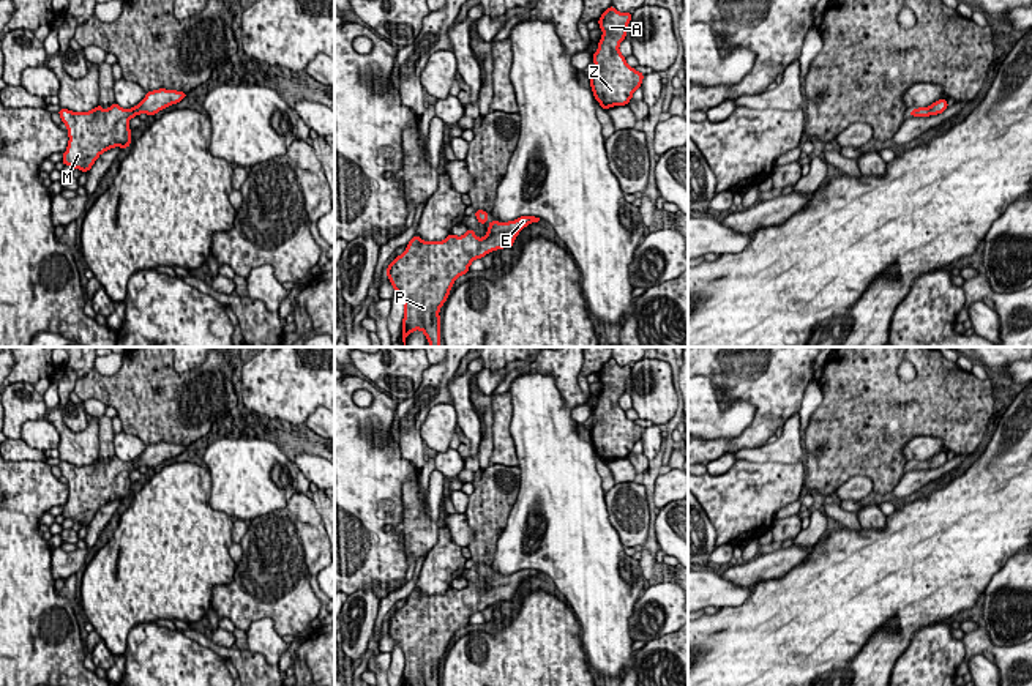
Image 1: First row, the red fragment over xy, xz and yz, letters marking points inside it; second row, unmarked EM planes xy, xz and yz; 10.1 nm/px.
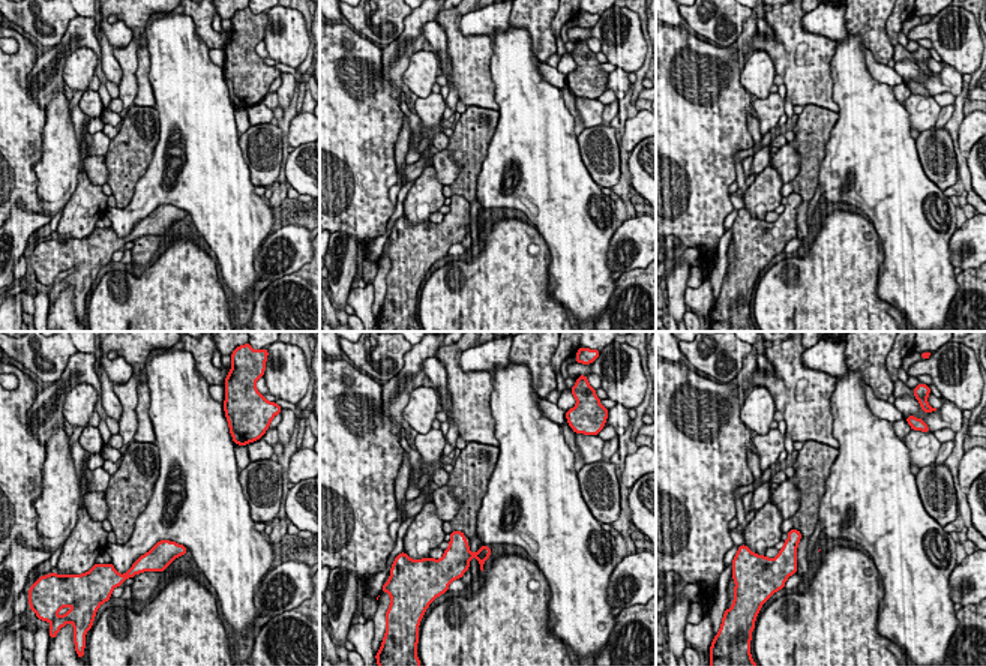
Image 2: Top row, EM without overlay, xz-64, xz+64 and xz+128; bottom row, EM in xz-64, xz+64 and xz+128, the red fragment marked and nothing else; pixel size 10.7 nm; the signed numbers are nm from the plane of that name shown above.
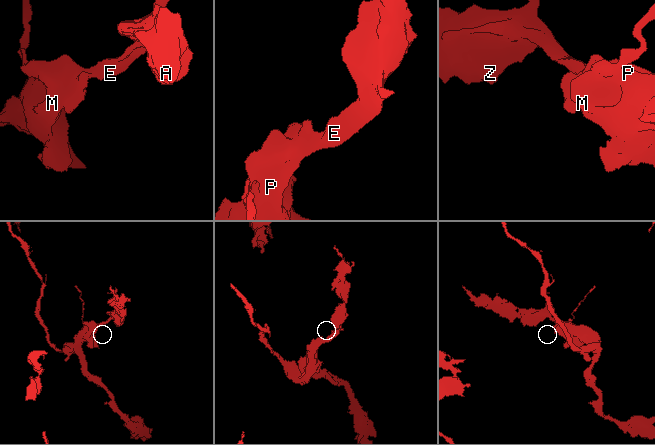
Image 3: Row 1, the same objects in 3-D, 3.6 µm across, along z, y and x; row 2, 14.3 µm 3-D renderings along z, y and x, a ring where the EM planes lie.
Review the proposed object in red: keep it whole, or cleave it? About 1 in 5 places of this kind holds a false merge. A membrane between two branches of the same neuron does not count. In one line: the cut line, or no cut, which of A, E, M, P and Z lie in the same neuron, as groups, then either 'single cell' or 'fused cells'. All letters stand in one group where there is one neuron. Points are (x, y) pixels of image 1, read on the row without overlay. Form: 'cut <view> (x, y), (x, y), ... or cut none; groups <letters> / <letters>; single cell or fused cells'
cut none; groups A E M P Z; single cell

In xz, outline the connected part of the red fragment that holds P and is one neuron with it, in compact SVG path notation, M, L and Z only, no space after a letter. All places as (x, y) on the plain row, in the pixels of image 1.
M521 569L510 576L491 574L484 591L475 590L473 582L462 590L451 587L443 595L432 596L415 588L385 623L394 645L404 653L402 686L440 686L439 664L454 634L469 624L475 612L511 601L519 585L538 574L537 569Z

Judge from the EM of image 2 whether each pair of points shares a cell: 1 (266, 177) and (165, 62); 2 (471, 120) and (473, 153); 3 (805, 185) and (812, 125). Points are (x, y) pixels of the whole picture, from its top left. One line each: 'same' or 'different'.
1: different
2: same
3: same

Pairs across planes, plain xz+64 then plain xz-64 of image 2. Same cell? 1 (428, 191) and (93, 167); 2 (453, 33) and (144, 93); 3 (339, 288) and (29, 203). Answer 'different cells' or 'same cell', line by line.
1: different cells
2: same cell
3: different cells

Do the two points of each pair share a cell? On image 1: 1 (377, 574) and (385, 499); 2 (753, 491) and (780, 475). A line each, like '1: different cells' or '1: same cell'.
1: same cell
2: same cell

